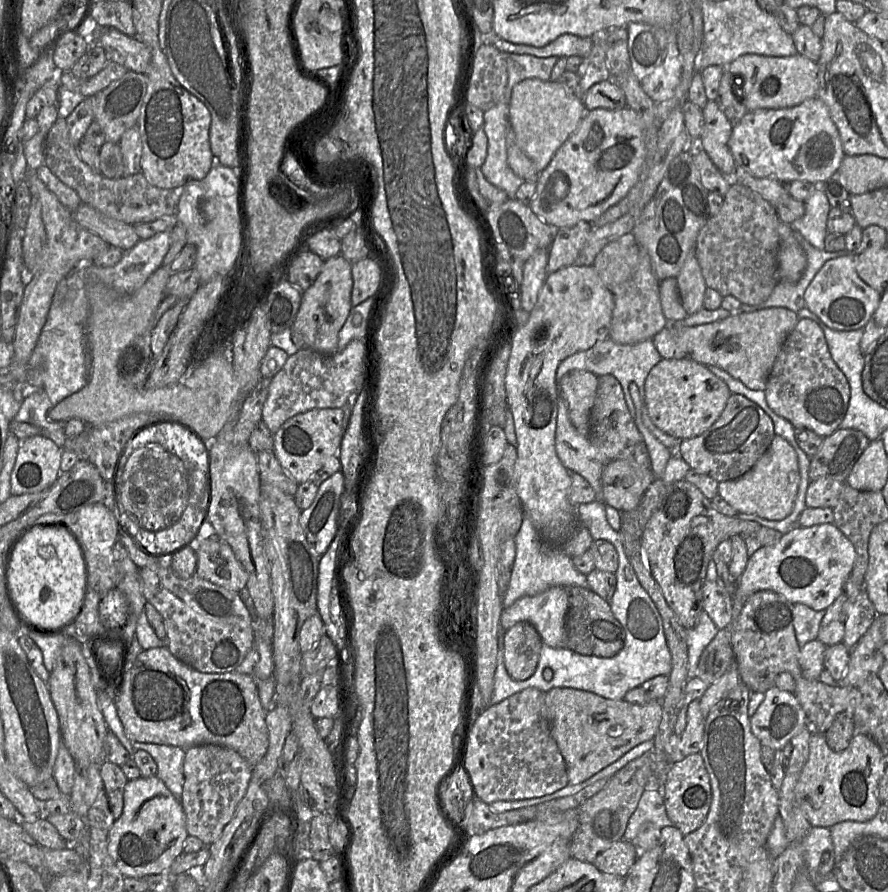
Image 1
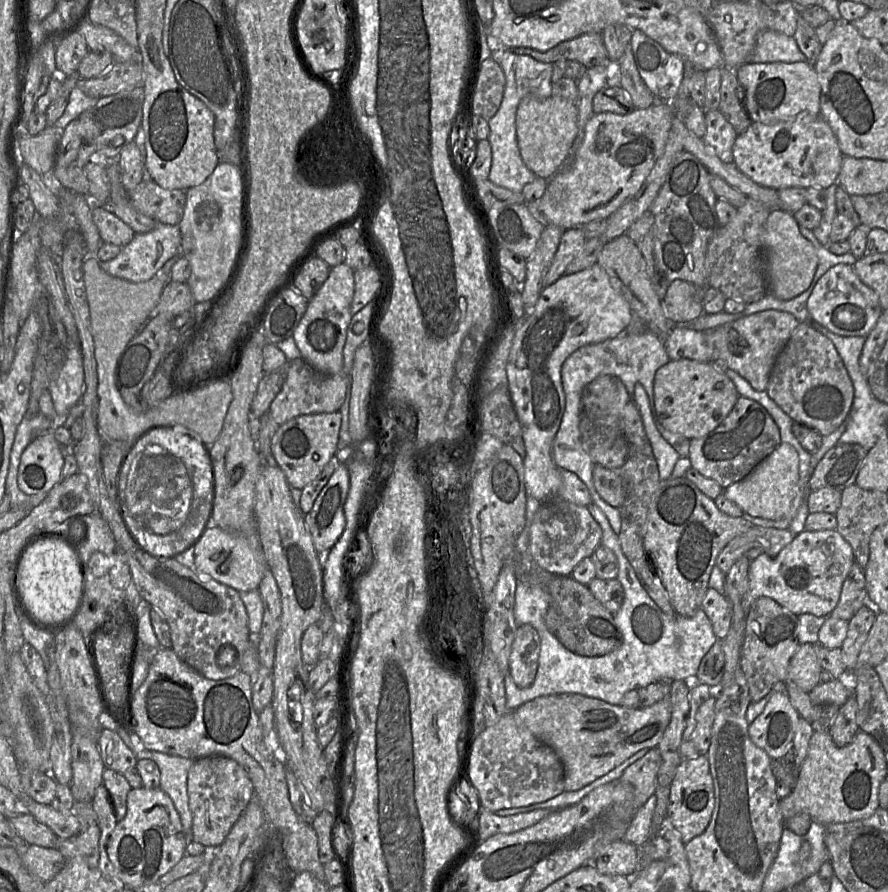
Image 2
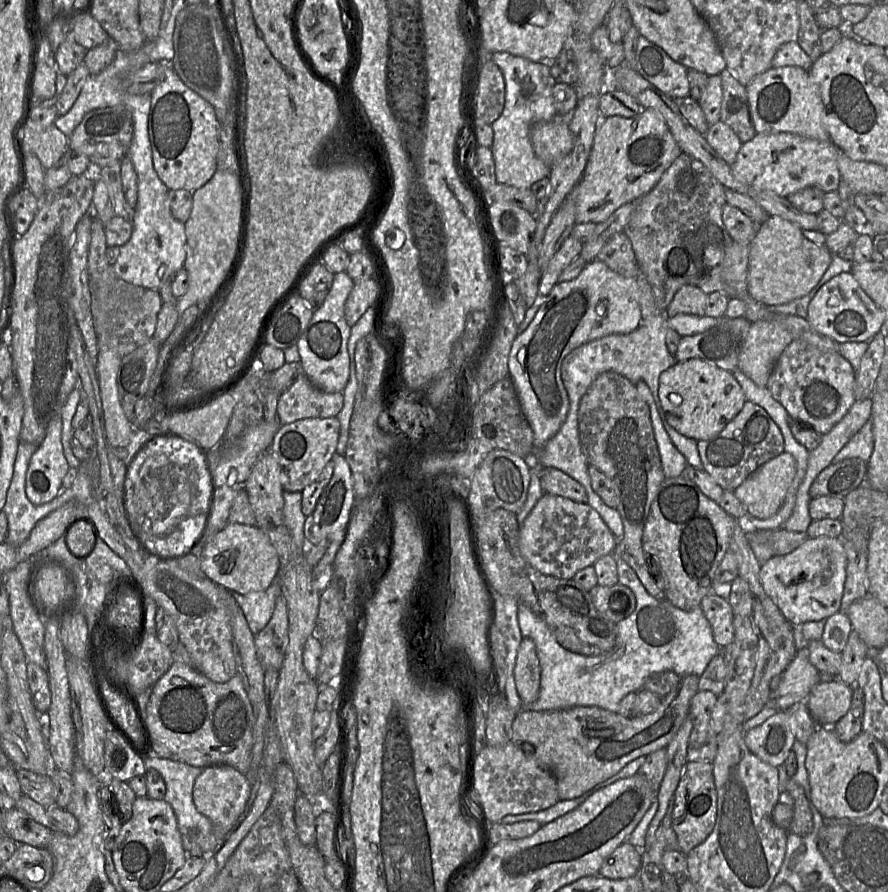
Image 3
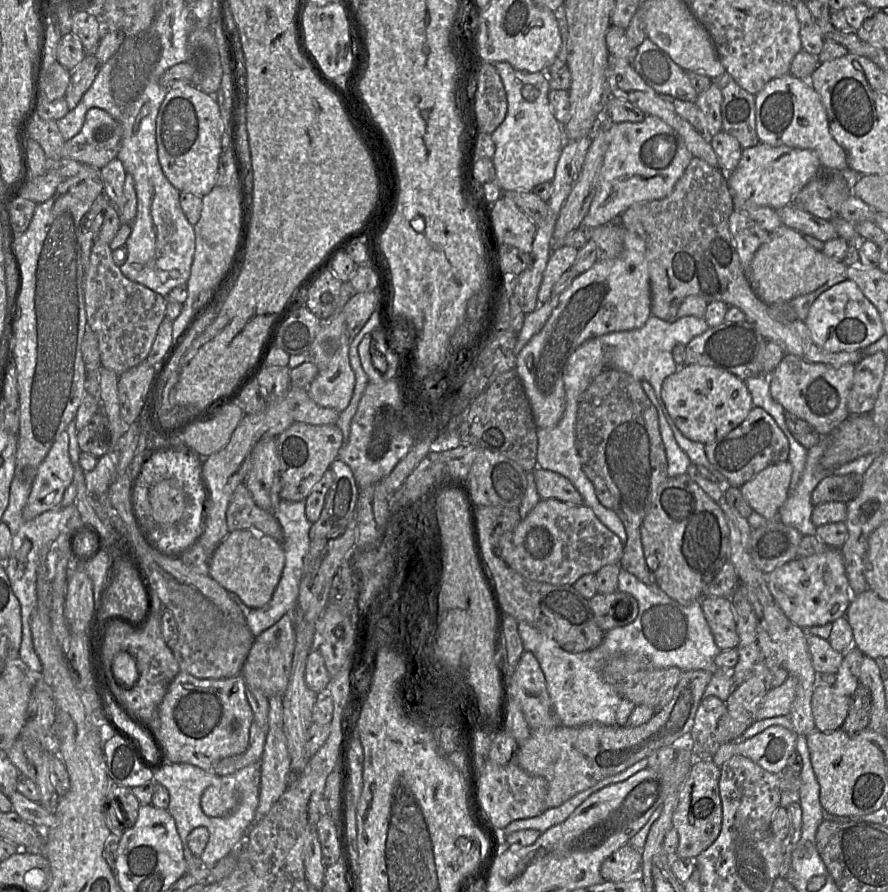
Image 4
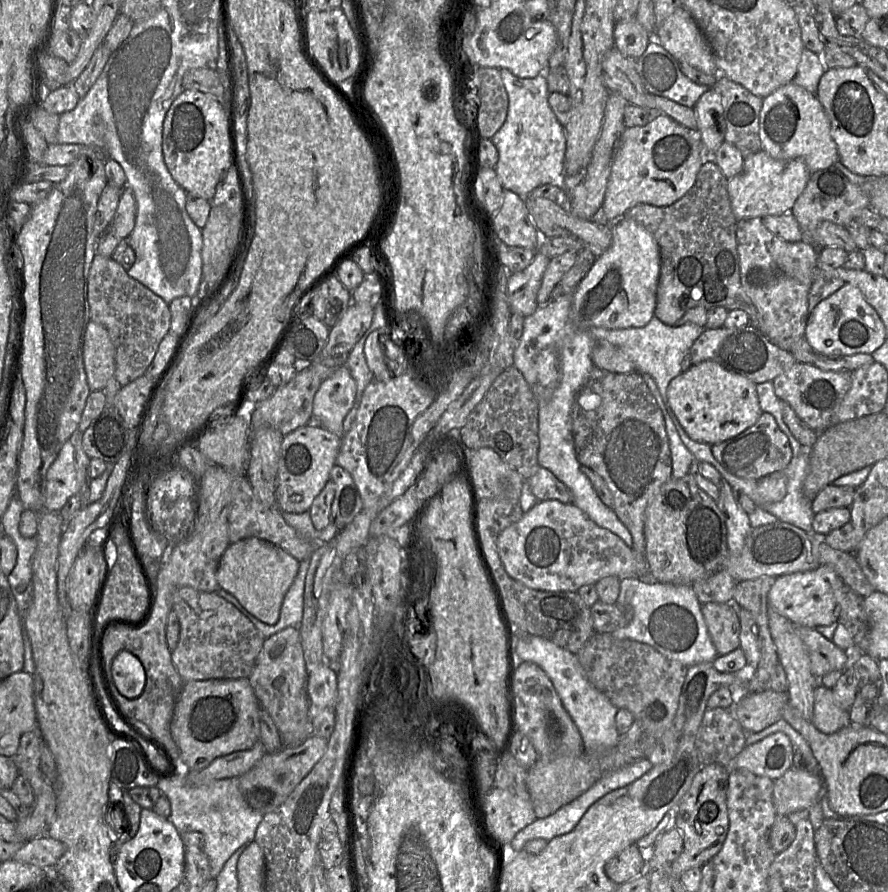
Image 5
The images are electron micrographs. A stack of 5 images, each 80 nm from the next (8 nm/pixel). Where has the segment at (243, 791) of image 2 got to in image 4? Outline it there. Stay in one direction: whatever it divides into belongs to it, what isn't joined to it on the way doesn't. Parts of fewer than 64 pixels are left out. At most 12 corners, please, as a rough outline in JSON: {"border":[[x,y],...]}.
{"border":[[211,785],[201,796],[210,817],[232,814],[239,802],[235,787]]}

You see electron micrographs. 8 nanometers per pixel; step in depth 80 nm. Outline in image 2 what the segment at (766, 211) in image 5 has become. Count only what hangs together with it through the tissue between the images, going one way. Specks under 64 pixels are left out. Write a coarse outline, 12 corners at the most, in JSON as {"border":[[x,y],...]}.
{"border":[[821,115],[752,122],[732,152],[776,191],[837,184],[843,160]]}

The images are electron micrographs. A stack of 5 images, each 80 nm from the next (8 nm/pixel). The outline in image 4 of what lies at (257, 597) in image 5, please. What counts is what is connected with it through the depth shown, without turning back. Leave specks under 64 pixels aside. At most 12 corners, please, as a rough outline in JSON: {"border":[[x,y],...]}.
{"border":[[235,530],[209,575],[251,608],[266,606],[285,564],[282,543]]}

